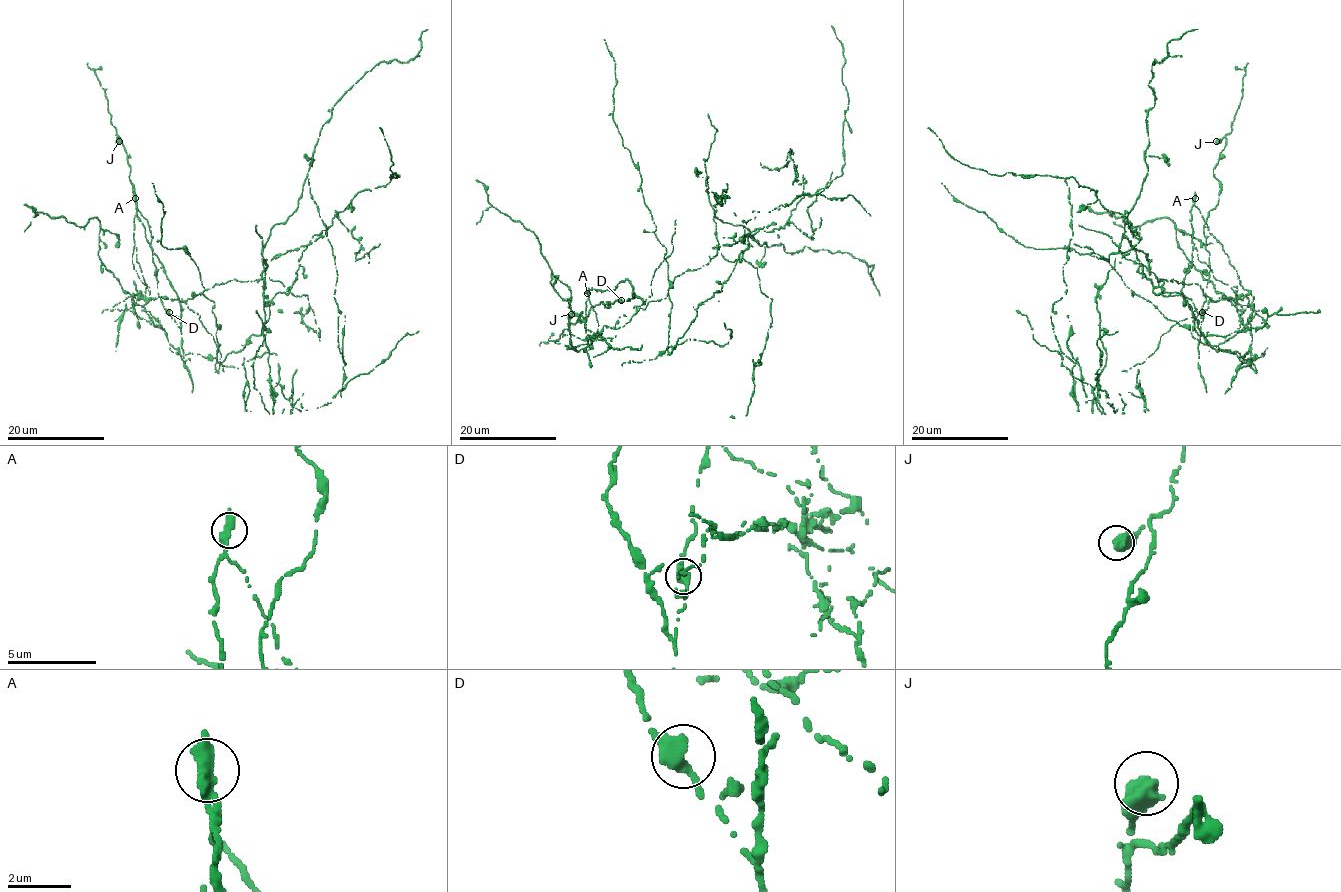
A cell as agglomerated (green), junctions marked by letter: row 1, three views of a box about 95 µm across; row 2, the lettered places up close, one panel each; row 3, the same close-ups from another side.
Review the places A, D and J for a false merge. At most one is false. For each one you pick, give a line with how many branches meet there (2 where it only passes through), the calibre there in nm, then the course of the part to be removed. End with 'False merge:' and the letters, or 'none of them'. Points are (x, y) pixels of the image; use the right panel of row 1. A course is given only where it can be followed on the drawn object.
A: Branches: 1. Thickness 650 nm
False merge: A

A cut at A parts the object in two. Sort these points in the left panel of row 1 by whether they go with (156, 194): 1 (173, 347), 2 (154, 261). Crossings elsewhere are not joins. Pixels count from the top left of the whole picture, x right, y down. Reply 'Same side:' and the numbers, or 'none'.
Same side: 1

